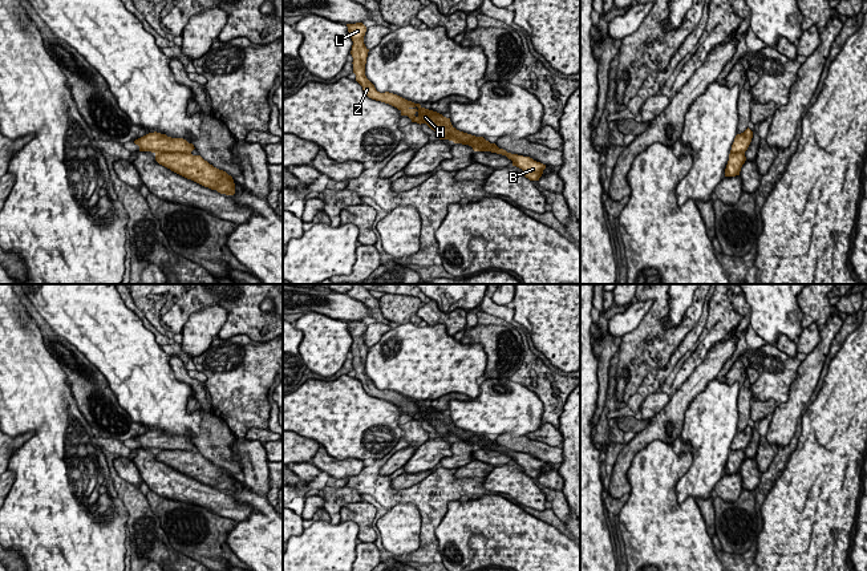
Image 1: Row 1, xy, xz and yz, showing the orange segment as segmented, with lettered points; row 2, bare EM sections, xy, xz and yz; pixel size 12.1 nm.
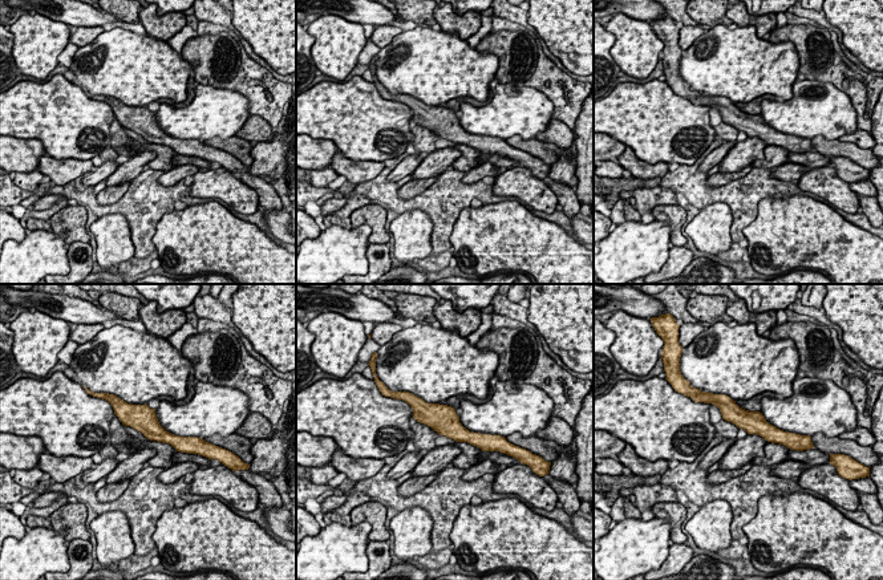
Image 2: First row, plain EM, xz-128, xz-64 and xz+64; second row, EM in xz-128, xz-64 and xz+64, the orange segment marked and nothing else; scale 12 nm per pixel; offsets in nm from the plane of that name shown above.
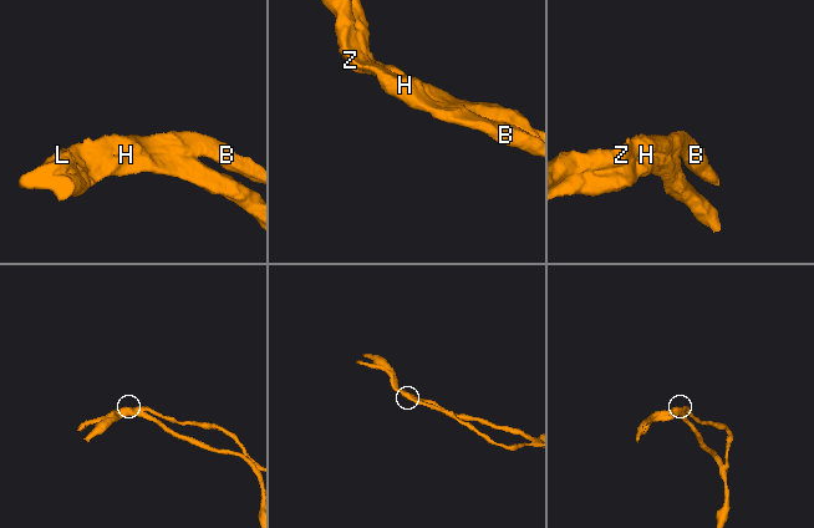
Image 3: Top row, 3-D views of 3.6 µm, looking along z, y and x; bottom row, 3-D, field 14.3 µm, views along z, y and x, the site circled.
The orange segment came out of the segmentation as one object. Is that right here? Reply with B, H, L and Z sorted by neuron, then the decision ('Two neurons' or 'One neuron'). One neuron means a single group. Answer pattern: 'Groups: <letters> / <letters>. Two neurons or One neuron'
Groups: B H L Z. One neuron

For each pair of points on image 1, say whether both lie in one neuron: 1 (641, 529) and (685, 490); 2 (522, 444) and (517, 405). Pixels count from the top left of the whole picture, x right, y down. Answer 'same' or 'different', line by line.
1: different
2: different

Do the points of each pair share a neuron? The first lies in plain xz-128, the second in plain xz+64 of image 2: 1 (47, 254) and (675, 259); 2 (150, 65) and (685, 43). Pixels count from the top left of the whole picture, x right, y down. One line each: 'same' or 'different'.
1: different
2: different

